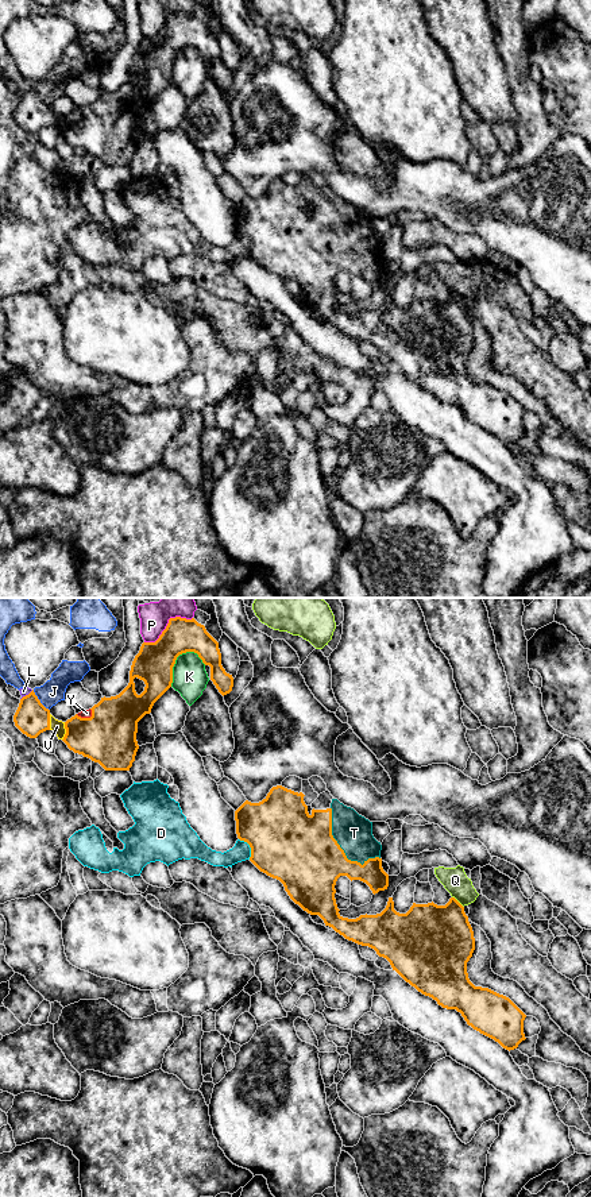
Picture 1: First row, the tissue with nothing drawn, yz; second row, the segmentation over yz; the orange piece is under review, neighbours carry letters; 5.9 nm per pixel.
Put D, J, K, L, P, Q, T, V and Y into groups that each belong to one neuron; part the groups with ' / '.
D / J L / K / P / Q / T V Y

